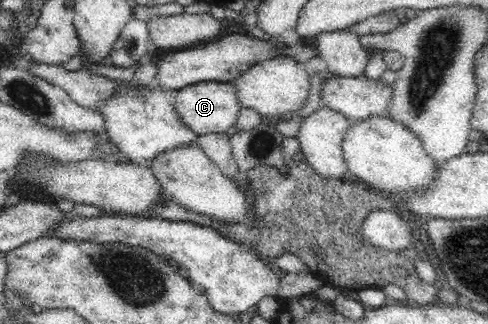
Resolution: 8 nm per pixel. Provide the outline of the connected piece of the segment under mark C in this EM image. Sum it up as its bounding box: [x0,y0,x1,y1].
[174,82,243,136]

